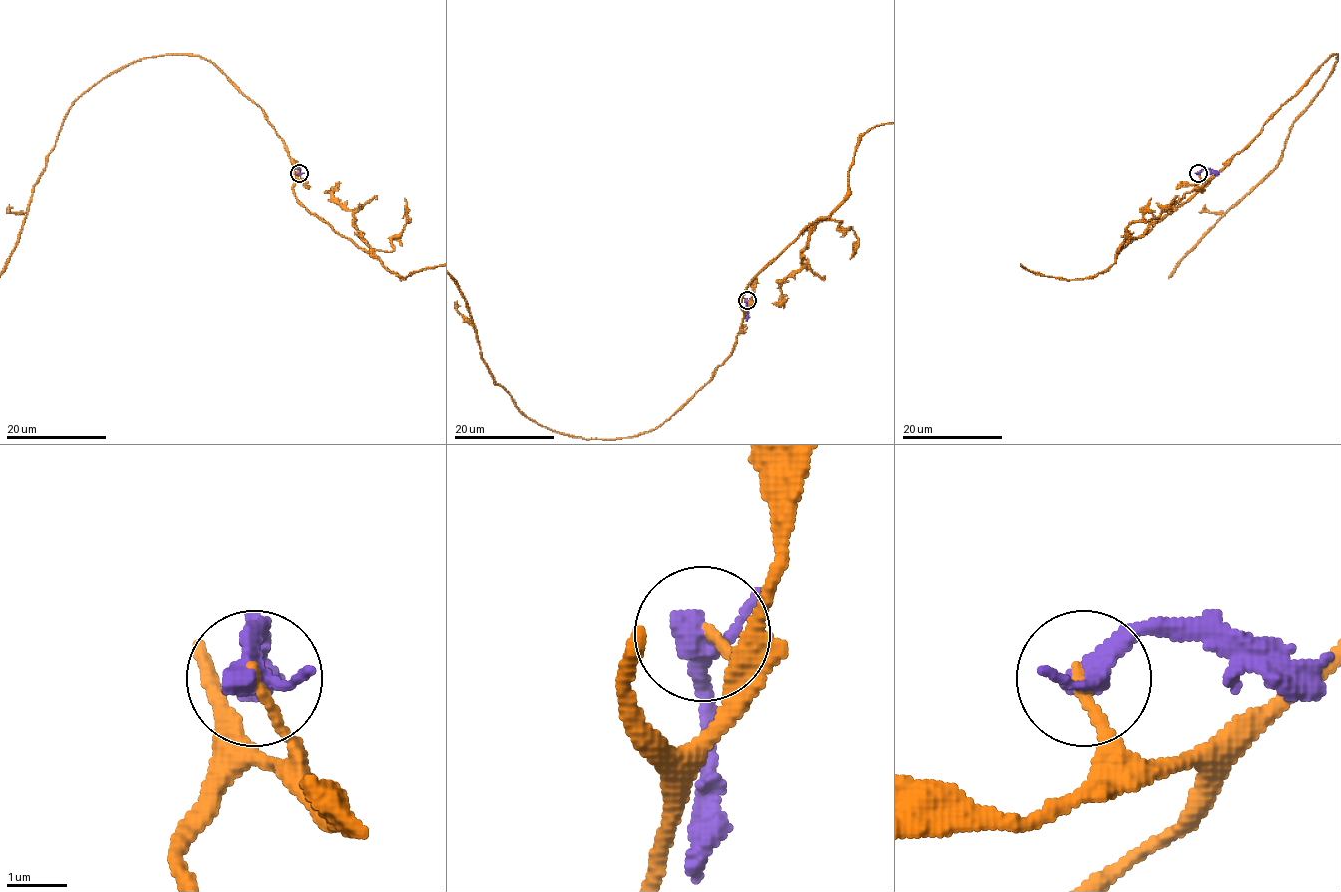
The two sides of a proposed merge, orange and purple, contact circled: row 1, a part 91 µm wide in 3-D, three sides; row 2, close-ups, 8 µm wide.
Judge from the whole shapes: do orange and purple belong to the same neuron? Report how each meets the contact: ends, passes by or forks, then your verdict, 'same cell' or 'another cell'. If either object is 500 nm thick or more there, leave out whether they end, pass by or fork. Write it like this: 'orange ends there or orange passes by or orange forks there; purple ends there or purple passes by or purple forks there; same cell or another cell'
orange ends there; purple passes by; another cell

